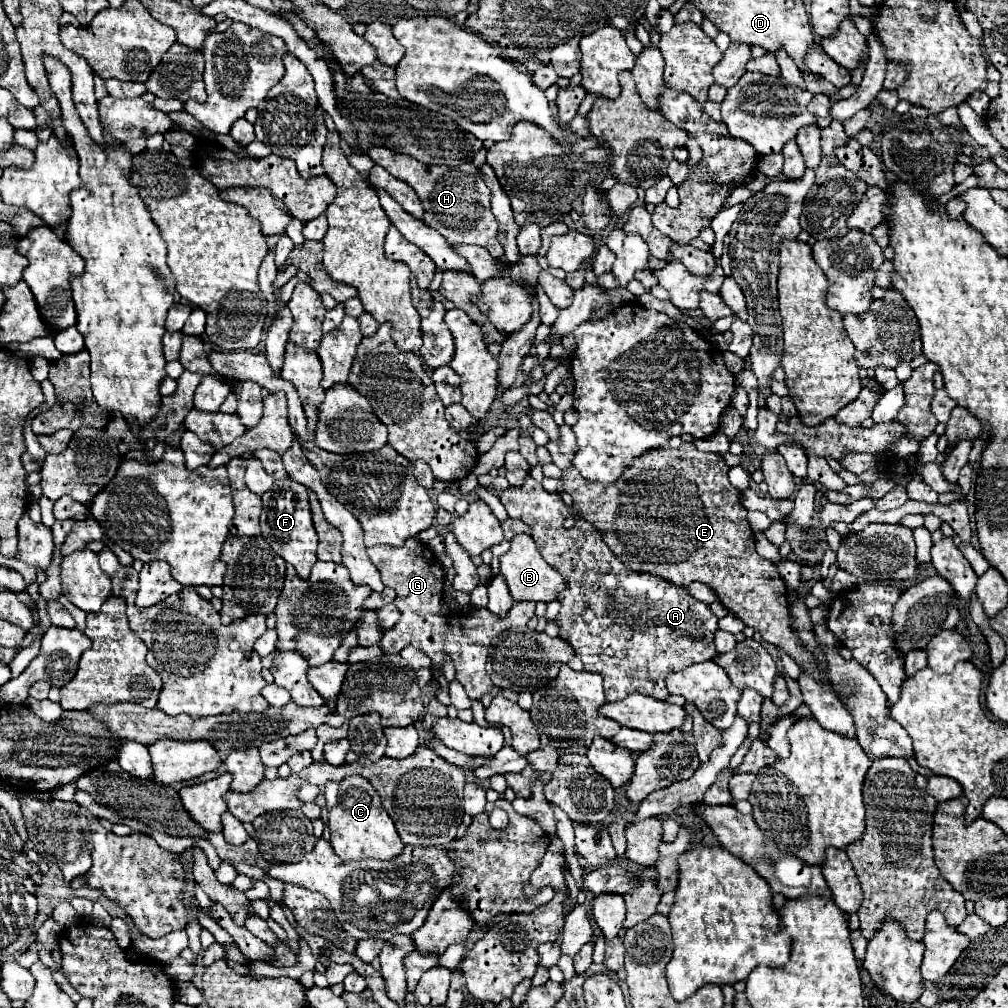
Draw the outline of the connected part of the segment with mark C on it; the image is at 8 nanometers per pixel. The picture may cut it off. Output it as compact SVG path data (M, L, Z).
M361 775L345 777L339 783L339 803L329 813L329 829L331 829L331 845L343 861L391 859L399 855L405 847L405 843L397 835L391 817L385 813L381 805L379 793Z

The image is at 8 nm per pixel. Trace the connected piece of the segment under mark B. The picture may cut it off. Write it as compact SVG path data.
M515 535L511 539L511 549L499 559L501 561L501 573L507 579L511 597L515 601L555 601L557 595L565 589L565 581L563 577L549 565L543 561L537 545L533 543L531 535Z

